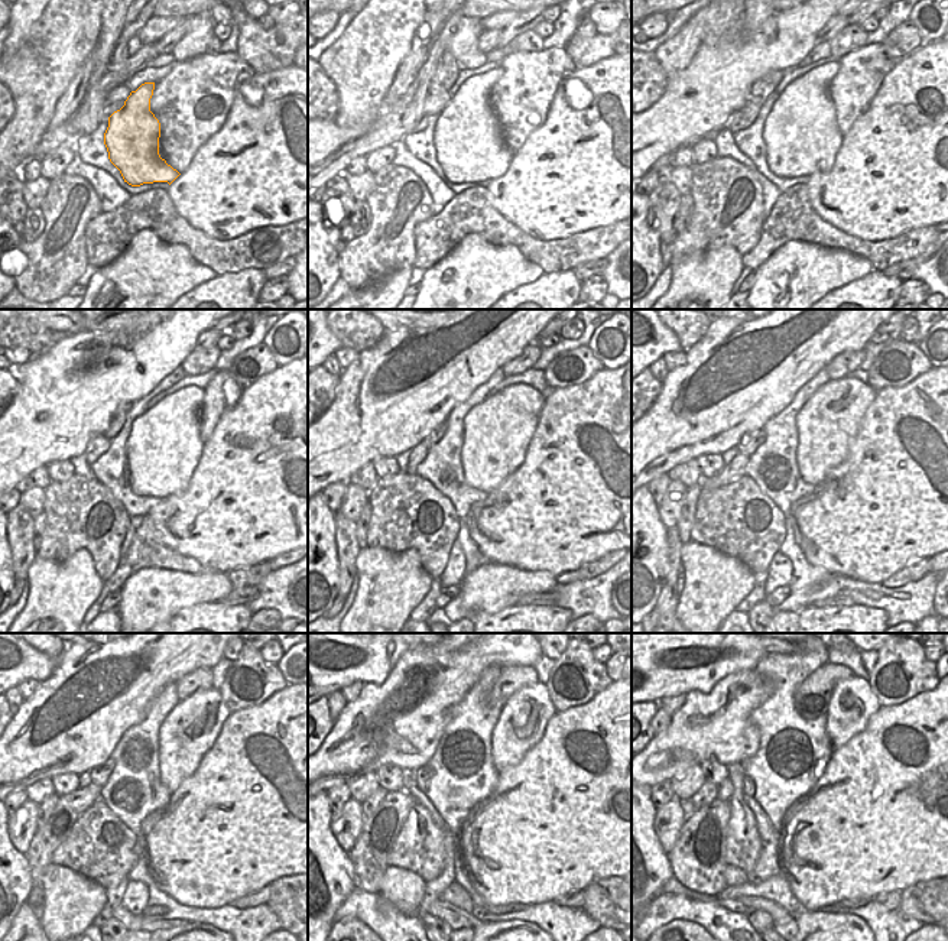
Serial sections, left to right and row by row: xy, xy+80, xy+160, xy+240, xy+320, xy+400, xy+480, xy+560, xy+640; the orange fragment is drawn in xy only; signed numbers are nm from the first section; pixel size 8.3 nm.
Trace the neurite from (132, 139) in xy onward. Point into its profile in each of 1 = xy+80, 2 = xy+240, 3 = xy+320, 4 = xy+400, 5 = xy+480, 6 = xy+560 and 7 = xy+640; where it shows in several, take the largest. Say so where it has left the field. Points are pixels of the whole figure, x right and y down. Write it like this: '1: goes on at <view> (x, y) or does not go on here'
1: goes on at xy+80 (467, 136)
2: goes on at xy+240 (164, 448)
3: goes on at xy+320 (496, 434)
4: goes on at xy+400 (828, 422)
5: goes on at xy+480 (190, 730)
6: goes on at xy+560 (523, 717)
7: goes on at xy+640 (853, 703)

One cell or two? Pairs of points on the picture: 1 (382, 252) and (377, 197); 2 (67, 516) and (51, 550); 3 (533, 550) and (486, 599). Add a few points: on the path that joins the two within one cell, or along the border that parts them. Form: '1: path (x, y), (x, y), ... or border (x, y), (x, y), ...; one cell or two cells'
1: path (375, 239), (379, 233), (379, 210); one cell
2: path (67, 525), (67, 531), (59, 541); one cell
3: border (489, 560), (549, 573); two cells

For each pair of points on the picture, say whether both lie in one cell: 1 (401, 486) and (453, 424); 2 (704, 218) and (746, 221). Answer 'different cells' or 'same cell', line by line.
1: different cells
2: same cell

